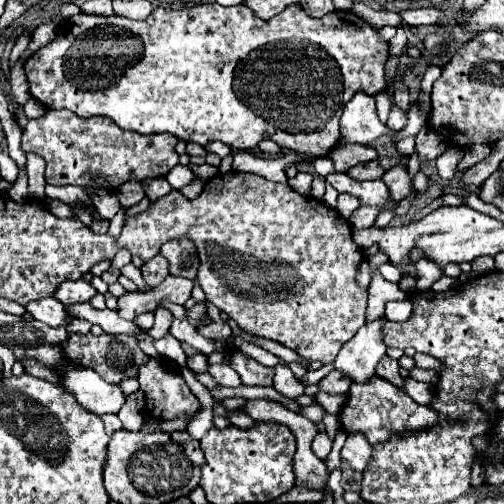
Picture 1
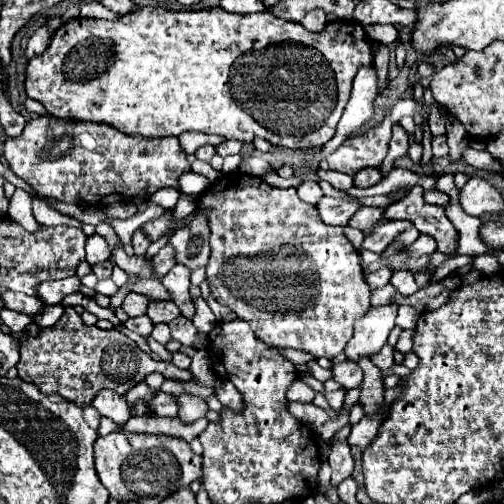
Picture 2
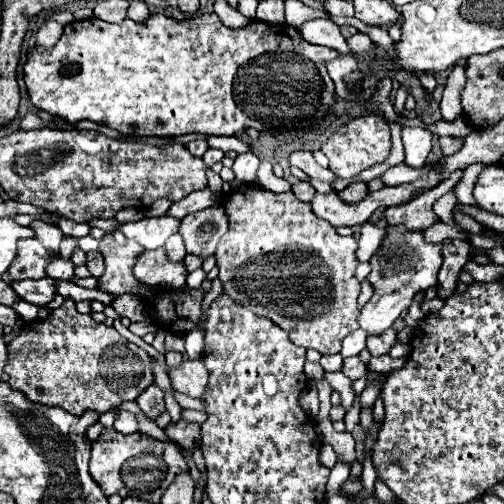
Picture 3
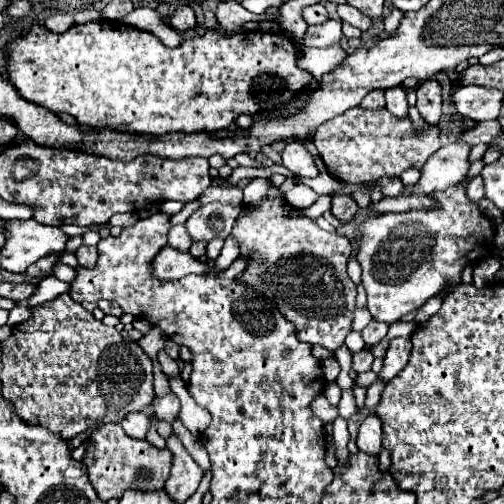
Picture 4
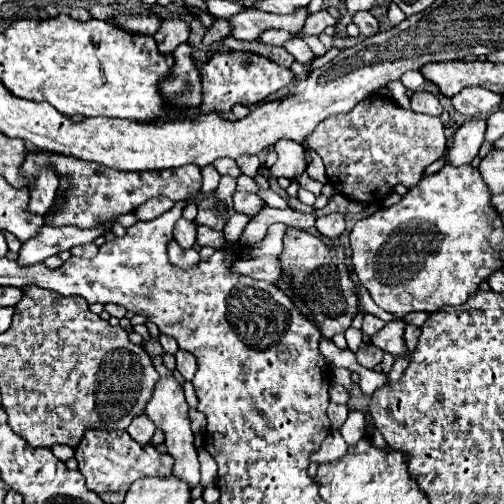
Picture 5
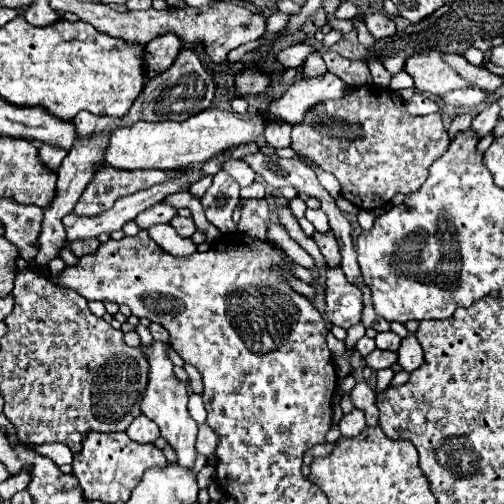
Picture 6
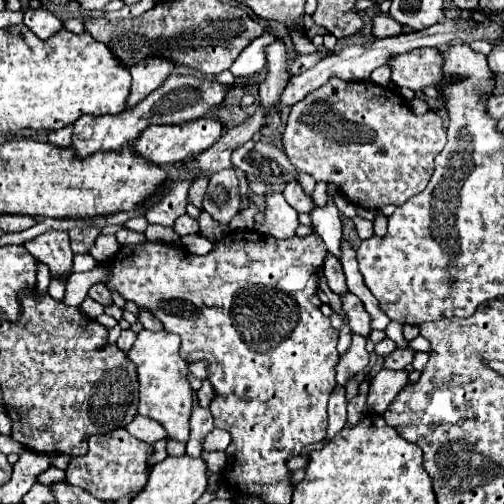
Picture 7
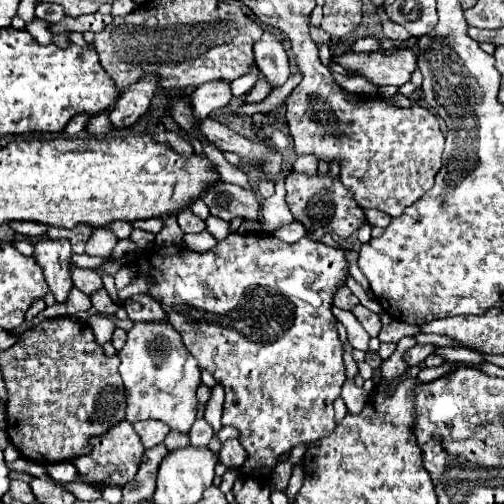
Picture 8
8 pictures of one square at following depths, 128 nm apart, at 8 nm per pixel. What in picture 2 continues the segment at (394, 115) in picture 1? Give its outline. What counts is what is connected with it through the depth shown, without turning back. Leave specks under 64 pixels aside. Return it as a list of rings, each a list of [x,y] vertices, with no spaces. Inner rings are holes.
[[[392,126],[392,140],[390,140],[390,152],[386,154],[382,166],[380,166],[380,172],[382,172],[382,178],[388,176],[388,172],[394,168],[394,160],[400,158],[400,156],[406,156],[408,154],[408,136],[404,132],[402,126]]]

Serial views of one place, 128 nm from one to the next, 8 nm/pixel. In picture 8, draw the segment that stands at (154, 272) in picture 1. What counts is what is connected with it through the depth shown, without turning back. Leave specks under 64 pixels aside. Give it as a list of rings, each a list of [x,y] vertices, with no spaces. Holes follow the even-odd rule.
[[[184,210],[184,212],[180,212],[178,216],[176,216],[176,220],[178,220],[178,226],[182,228],[182,232],[202,232],[202,230],[206,230],[206,224],[204,224],[204,220],[202,218],[198,218],[192,210]]]

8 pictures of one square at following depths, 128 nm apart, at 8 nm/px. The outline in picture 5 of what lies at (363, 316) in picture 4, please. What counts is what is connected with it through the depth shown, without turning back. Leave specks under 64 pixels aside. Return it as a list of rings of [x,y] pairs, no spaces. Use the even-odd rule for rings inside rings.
[[[348,328],[344,336],[346,336],[346,340],[348,340],[348,348],[356,354],[358,348],[360,348],[360,344],[362,344],[362,332],[356,330],[356,328]]]

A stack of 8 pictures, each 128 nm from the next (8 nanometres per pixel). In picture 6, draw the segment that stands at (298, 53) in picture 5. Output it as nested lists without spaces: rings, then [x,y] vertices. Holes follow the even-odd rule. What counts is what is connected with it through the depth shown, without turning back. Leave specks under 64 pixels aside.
[[[312,52],[302,64],[302,78],[320,76],[324,72],[328,72],[328,68],[326,68],[326,64],[324,64],[324,60],[322,60],[322,56],[318,52]]]

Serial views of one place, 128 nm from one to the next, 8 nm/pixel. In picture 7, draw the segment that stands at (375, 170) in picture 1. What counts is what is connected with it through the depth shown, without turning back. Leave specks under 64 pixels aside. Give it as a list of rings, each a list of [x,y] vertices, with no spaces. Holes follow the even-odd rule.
[[[328,254],[326,260],[324,260],[324,276],[326,276],[328,286],[330,286],[330,290],[332,290],[334,294],[342,296],[344,292],[348,292],[346,278],[344,278],[344,272],[342,272],[342,268],[340,268],[340,262],[338,262],[332,254]]]

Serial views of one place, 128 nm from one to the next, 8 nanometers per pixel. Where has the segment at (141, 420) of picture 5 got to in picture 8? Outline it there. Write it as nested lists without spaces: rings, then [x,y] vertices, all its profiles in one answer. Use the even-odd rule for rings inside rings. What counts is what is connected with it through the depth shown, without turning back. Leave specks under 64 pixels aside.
[[[156,420],[136,422],[134,424],[134,430],[138,432],[144,448],[154,448],[154,446],[162,444],[164,438],[166,438],[166,434],[170,432],[170,428],[164,422],[156,422]]]

